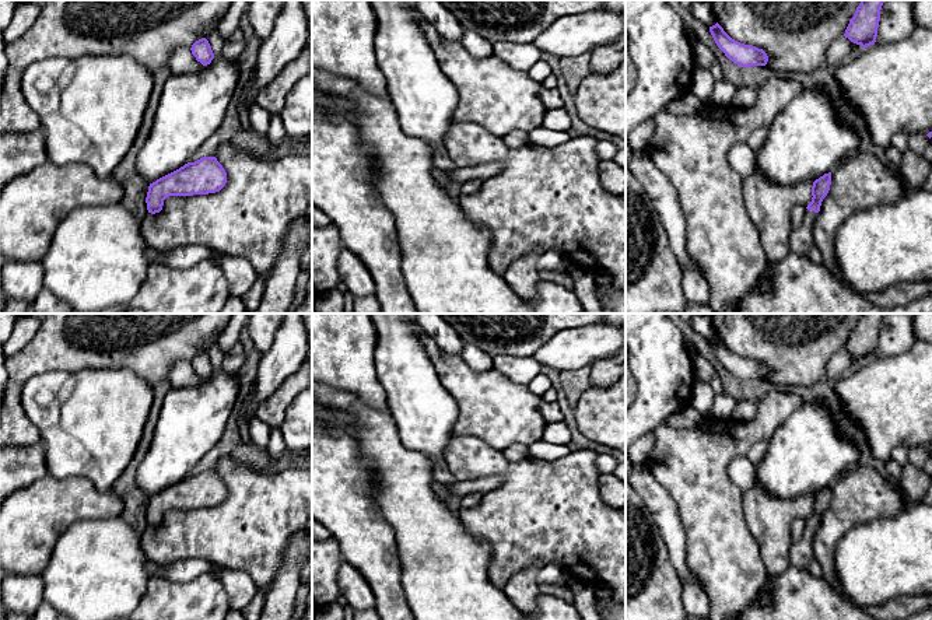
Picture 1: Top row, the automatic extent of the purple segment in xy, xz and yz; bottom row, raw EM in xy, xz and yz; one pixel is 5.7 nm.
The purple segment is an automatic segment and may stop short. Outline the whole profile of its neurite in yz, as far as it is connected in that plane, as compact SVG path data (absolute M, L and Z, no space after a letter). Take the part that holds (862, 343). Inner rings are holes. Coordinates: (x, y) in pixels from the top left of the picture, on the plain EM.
M861 313L844 350L862 361L876 355L880 323L886 313Z

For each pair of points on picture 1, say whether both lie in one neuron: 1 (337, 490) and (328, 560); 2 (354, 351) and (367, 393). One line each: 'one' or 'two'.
1: two
2: one

